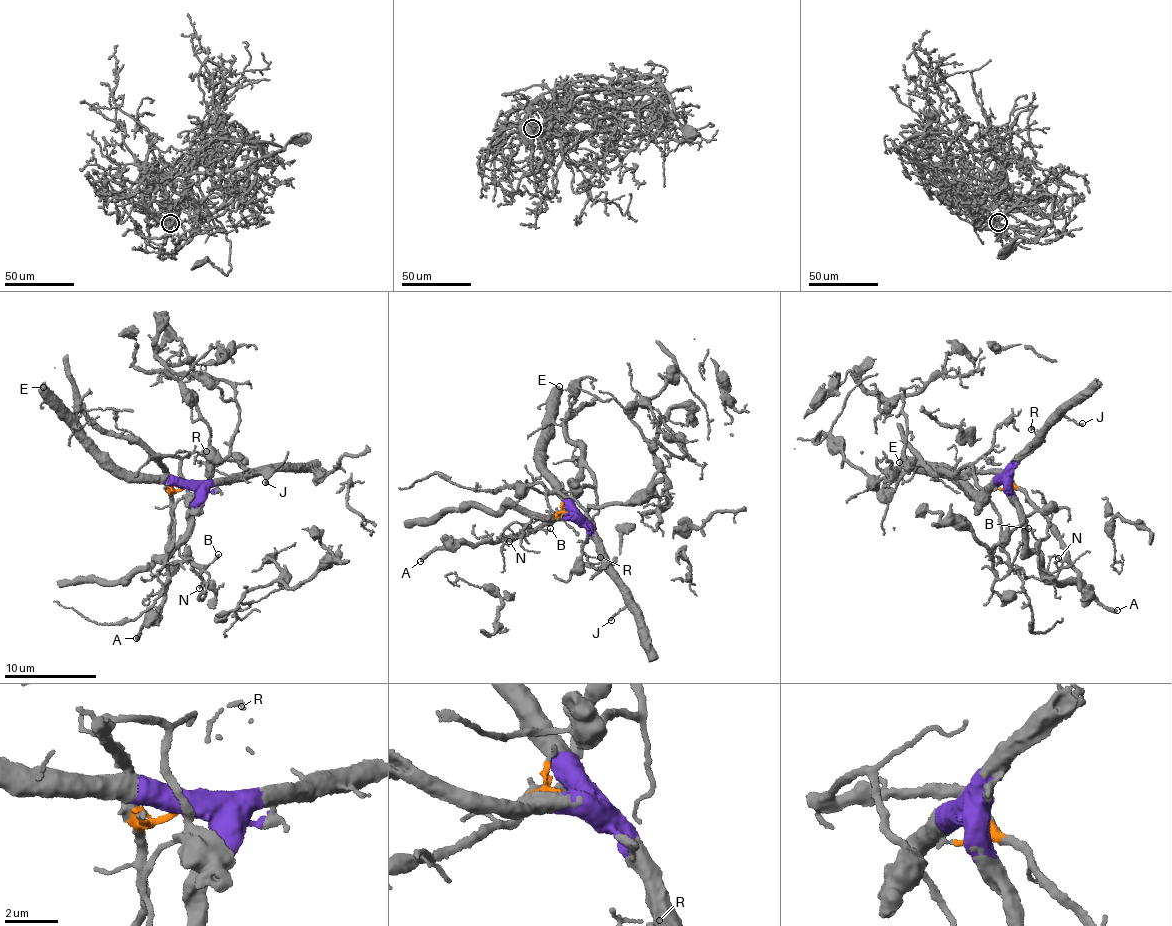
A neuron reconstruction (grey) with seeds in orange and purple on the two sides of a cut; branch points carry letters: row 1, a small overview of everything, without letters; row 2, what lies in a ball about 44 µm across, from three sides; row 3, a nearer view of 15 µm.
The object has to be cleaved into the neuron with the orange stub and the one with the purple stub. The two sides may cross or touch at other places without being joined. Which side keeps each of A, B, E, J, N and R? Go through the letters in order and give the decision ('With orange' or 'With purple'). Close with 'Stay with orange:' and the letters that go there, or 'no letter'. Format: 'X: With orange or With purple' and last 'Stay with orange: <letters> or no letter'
A: With orange
B: With orange
E: With purple
J: With purple
N: With orange
R: With purple
Stay with orange: A, B, N

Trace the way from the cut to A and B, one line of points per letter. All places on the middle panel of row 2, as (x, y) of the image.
A: (575, 518), (559, 513), (525, 533), (445, 544), (421, 561)
B: (575, 518), (559, 513), (519, 535), (527, 525), (550, 527)

